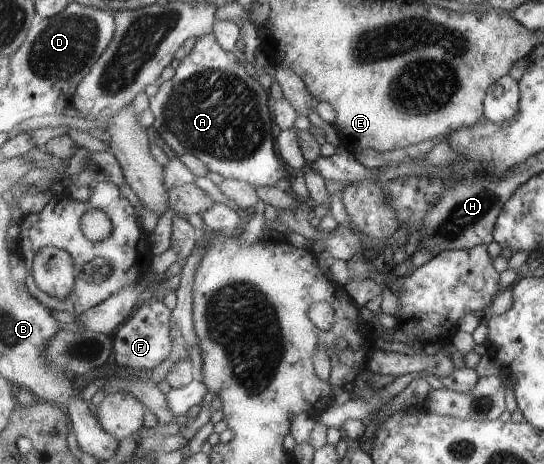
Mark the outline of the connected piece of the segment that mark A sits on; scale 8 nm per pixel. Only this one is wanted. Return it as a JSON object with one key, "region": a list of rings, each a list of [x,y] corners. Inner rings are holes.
{"region":[[[213,33],[199,37],[190,53],[181,60],[175,75],[162,82],[156,95],[150,99],[149,110],[156,116],[153,133],[157,133],[179,156],[196,156],[210,172],[217,173],[222,178],[237,179],[256,187],[274,187],[279,180],[291,182],[290,170],[286,170],[286,164],[282,162],[282,158],[278,158],[277,142],[271,136],[269,90],[263,88],[258,80],[248,76],[244,65],[234,51],[225,50],[218,43]]]}

